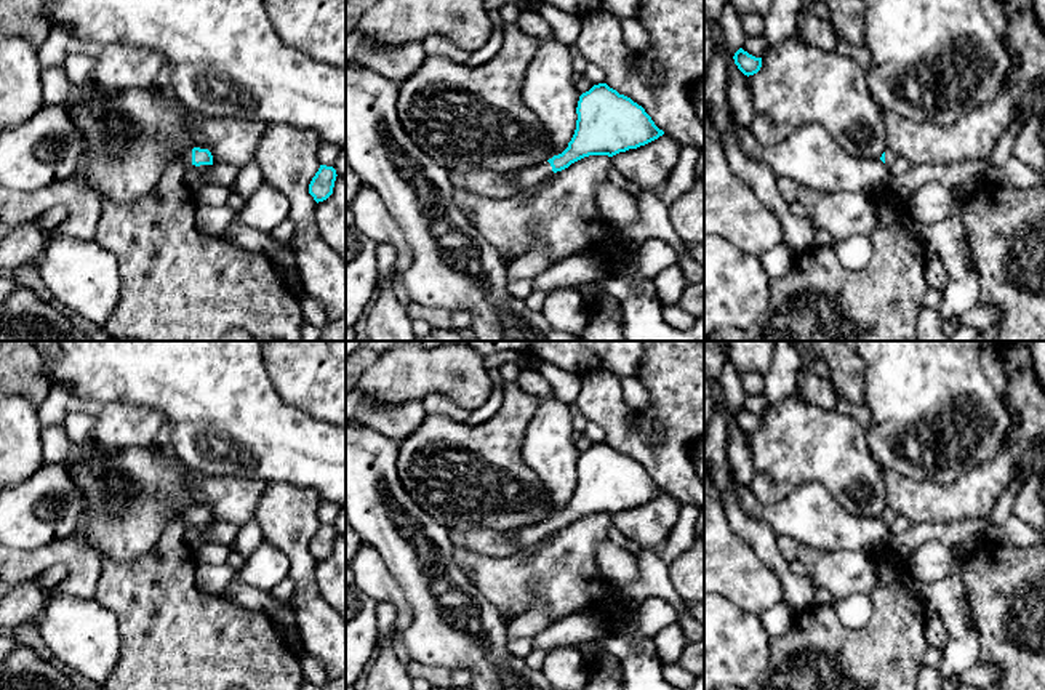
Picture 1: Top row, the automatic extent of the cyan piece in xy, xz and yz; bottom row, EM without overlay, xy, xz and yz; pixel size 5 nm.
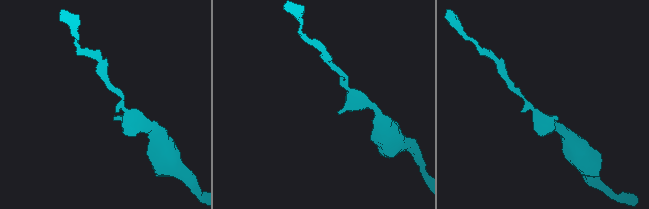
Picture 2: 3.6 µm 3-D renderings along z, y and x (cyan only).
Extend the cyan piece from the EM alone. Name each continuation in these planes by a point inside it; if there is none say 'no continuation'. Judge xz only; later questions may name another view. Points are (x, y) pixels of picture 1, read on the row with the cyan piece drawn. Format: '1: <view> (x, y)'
1: xz (532, 176)

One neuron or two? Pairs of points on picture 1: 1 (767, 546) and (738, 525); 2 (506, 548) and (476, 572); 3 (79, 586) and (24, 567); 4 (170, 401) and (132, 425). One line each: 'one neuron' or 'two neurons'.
1: one neuron
2: two neurons
3: one neuron
4: two neurons

